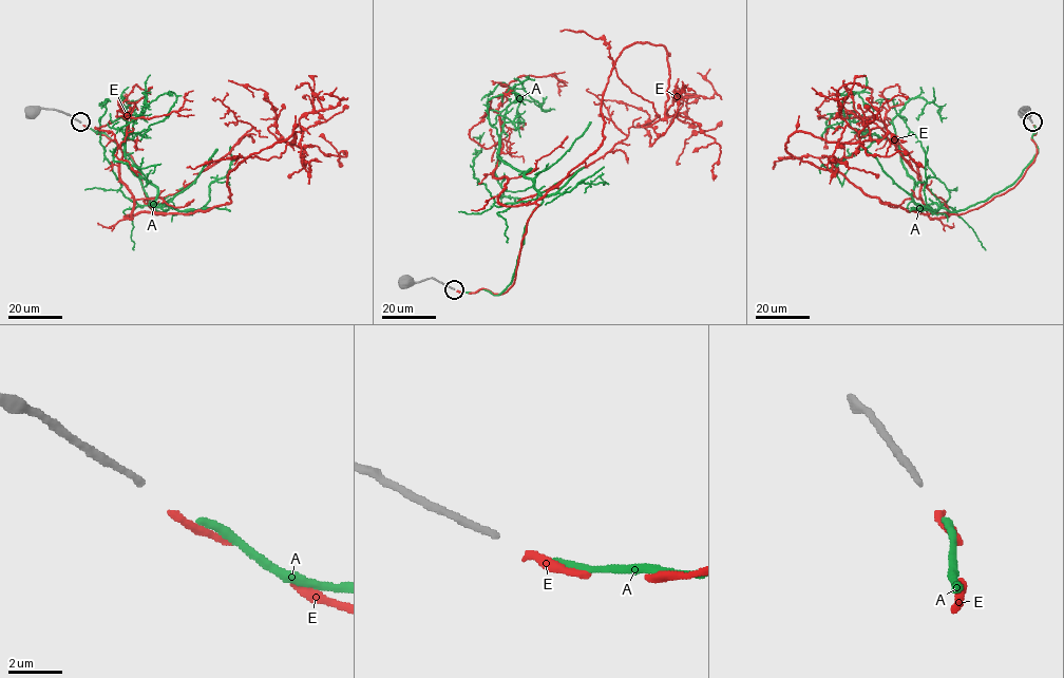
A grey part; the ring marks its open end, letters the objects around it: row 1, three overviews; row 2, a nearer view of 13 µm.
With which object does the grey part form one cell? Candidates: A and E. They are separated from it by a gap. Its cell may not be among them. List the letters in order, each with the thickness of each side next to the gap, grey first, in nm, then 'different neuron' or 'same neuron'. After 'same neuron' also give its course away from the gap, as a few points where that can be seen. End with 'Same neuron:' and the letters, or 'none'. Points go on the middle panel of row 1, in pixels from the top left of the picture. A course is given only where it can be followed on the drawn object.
A: 240 nm thick on the grey side, 280 nm on the other; different neuron
E: 240 nm thick on the grey side, 280 nm on the other; same neuron; it runs (457, 290), (514, 283), (535, 202), (602, 143), (625, 48), (667, 53), (664, 117), (603, 39), (559, 31)
Same neuron: E

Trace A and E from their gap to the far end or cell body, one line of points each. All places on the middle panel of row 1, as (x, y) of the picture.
A: (459, 292), (507, 287), (543, 201), (531, 169), (498, 157), (507, 107), (550, 110), (514, 78)
E: (457, 290), (514, 283), (535, 202), (602, 143), (625, 48), (667, 53), (664, 117), (603, 39), (559, 31)

